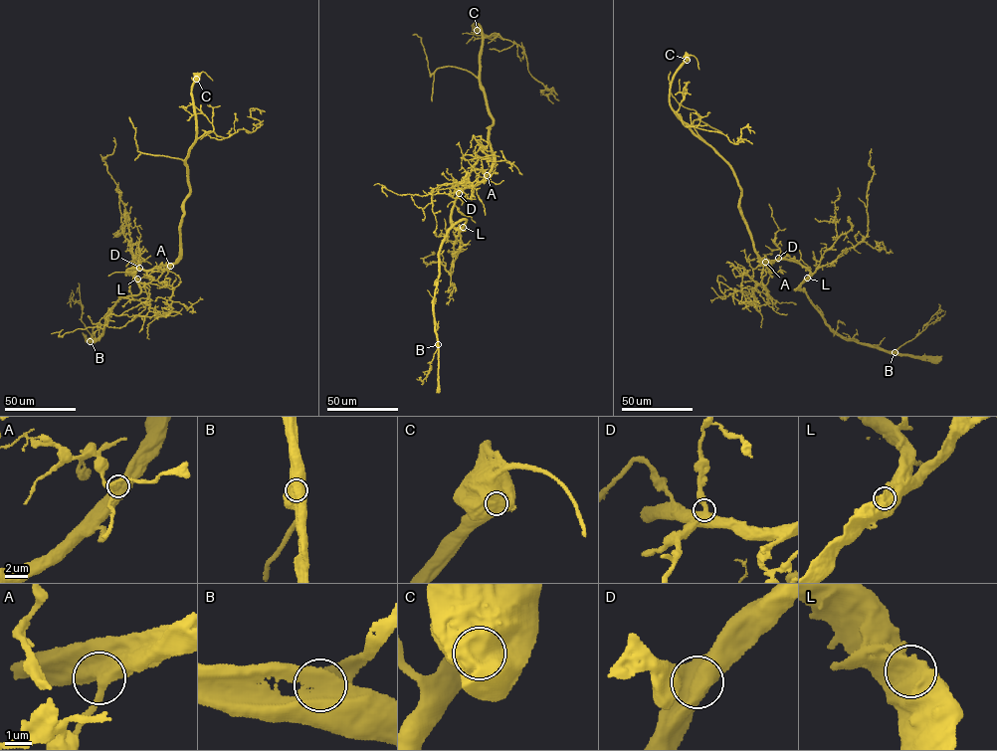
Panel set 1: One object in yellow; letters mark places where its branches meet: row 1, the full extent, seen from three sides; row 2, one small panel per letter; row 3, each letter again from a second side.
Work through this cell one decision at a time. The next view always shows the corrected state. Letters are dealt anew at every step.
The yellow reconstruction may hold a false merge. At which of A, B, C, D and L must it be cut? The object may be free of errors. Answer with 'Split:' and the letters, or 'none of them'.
Split: C

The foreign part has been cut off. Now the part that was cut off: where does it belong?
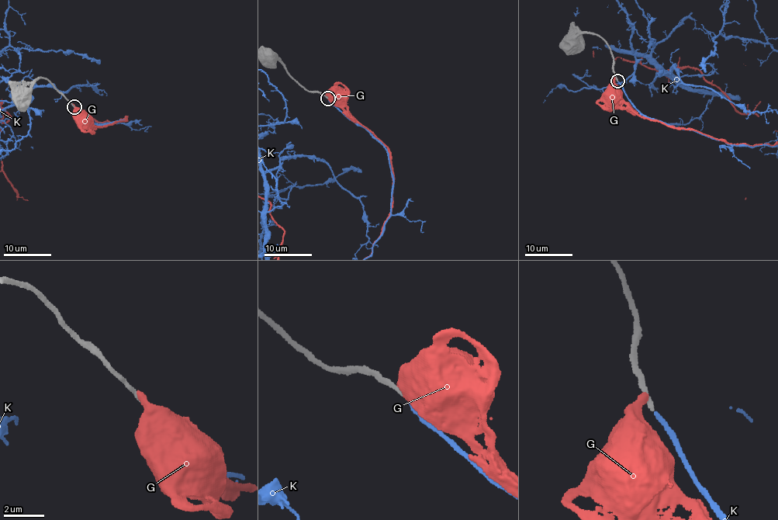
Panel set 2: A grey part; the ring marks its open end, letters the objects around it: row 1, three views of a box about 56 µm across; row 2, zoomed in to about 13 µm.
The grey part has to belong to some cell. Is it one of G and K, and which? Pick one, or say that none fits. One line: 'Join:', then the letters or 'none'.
Join: K

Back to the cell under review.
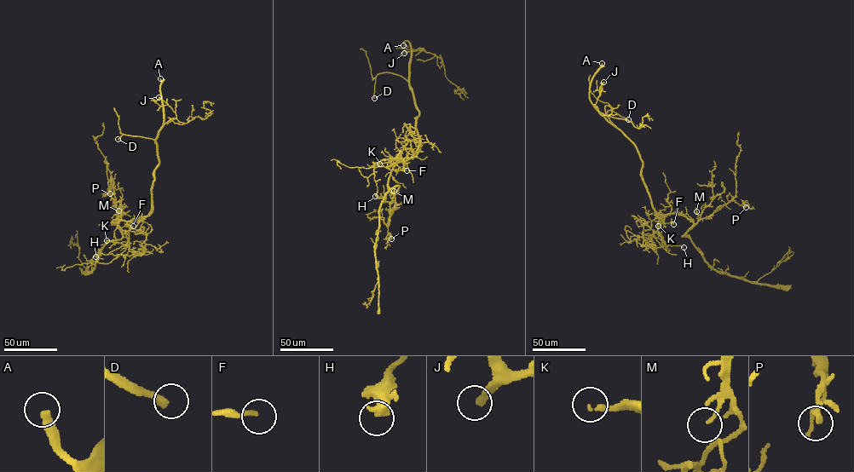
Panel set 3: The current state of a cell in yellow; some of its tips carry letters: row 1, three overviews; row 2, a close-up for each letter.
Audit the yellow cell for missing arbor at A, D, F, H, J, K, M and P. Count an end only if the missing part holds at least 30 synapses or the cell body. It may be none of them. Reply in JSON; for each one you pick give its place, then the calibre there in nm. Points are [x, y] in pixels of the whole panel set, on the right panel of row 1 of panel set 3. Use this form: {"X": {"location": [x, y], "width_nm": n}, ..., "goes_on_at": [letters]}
{"A": {"location": [602, 63], "width_nm": 320}, "D": {"location": [628, 119], "width_nm": 320}, "F": {"location": [673, 224], "width_nm": 160}, "K": {"location": [658, 226], "width_nm": 190}, "goes_on_at": ["A", "D", "F", "K"]}

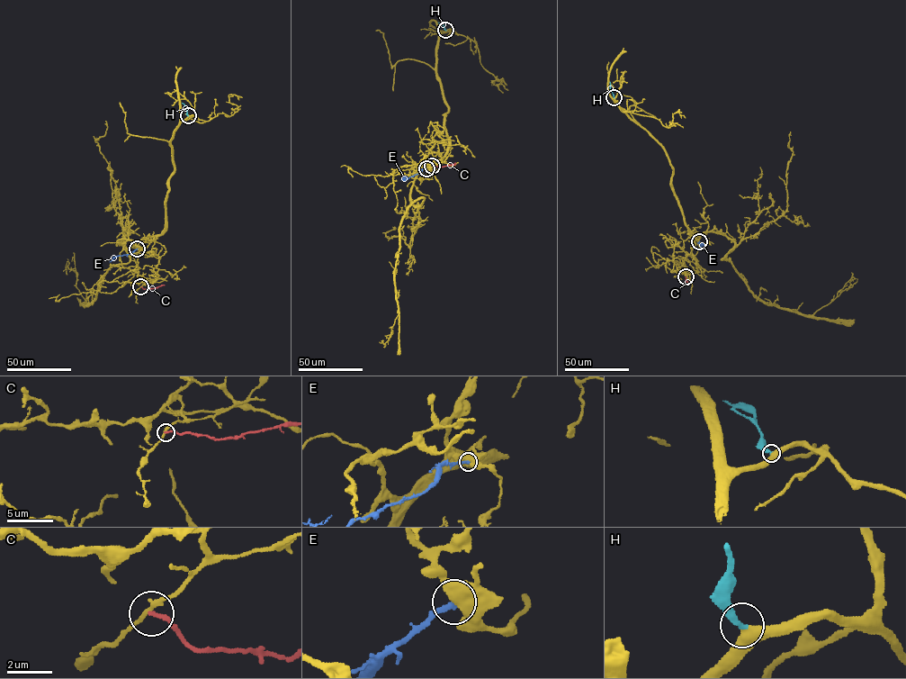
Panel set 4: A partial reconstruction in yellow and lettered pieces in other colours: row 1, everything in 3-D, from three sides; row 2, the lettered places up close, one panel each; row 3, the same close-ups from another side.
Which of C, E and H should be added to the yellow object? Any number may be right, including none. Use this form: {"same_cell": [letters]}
{"same_cell": ["H"]}

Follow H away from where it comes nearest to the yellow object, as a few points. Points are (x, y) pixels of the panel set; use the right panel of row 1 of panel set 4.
H: (614, 97), (610, 82)

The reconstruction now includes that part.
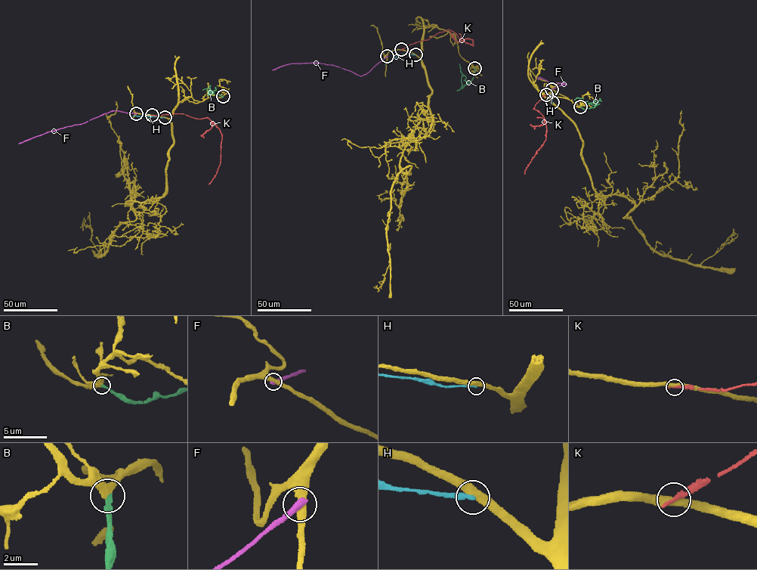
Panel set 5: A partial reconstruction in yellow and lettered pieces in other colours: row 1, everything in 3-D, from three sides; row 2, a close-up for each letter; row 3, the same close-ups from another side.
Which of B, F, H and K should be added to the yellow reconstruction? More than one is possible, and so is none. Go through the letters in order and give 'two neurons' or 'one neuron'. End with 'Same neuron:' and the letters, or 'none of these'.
B: one neuron
F: two neurons
H: two neurons
K: two neurons
Same neuron: B

